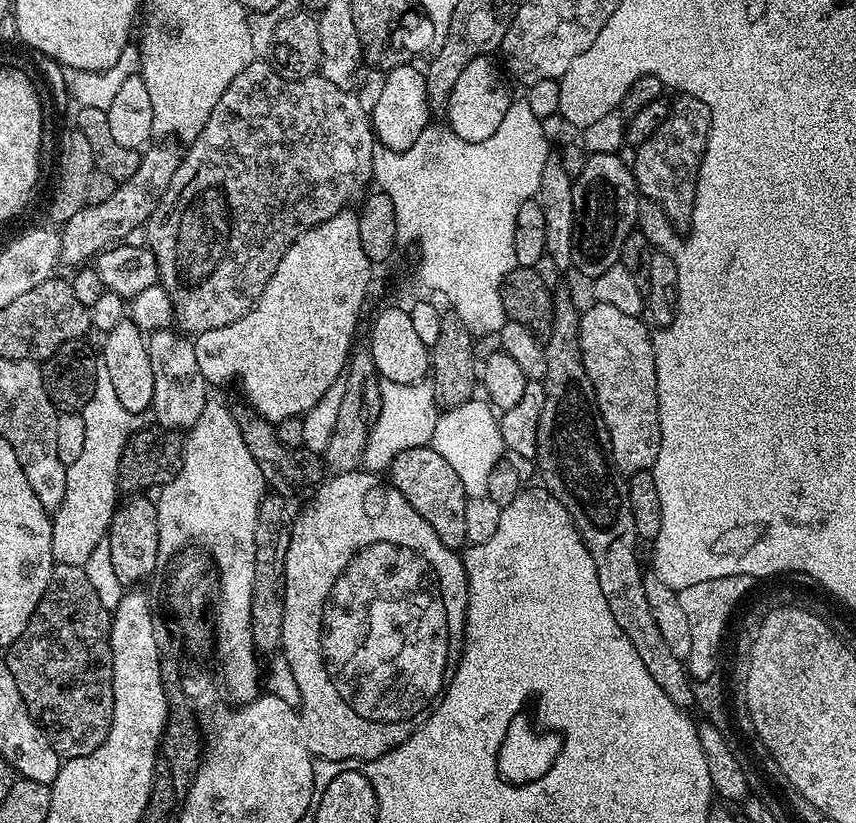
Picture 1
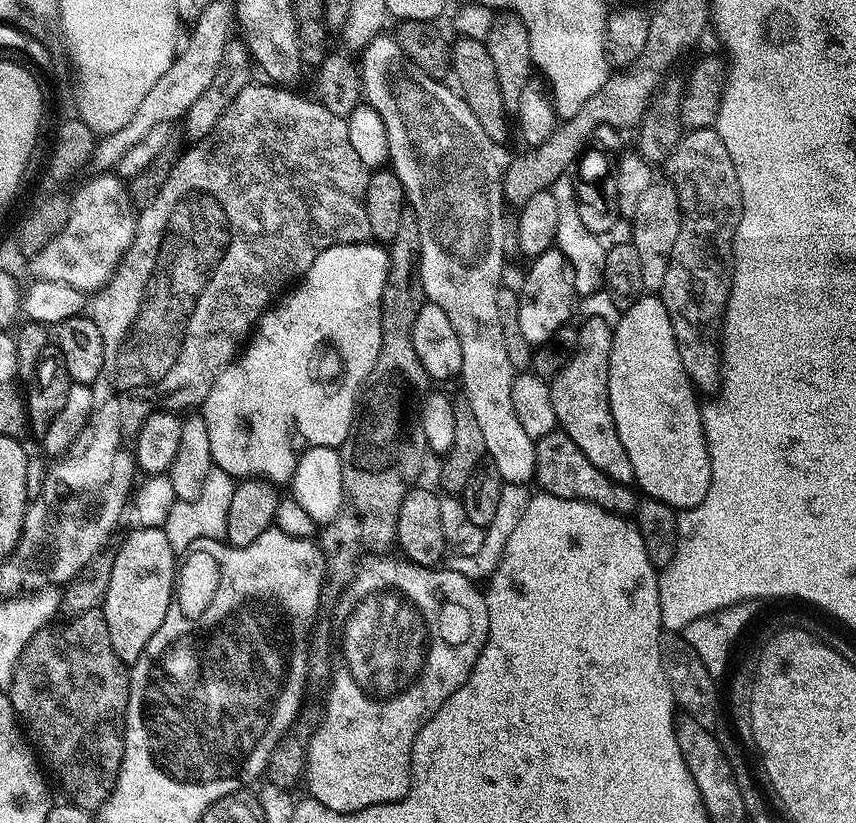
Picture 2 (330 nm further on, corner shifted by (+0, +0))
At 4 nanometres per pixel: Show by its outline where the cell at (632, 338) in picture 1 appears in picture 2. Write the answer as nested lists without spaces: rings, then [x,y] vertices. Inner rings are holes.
[[[587,317],[579,325],[580,337],[576,350],[568,357],[568,362],[550,383],[550,402],[554,402],[554,414],[559,431],[566,433],[614,482],[631,485],[634,481],[634,466],[630,466],[630,458],[622,446],[622,438],[618,438],[618,430],[614,426],[614,414],[610,410],[610,394],[608,379],[610,378],[610,350],[612,349],[612,329],[602,318]]]

